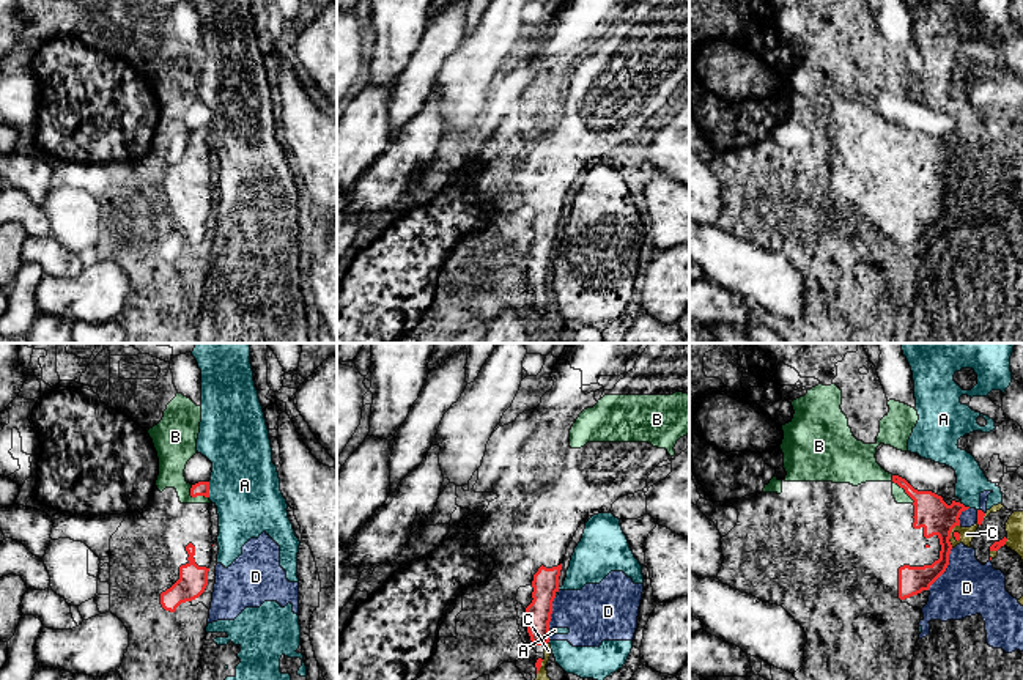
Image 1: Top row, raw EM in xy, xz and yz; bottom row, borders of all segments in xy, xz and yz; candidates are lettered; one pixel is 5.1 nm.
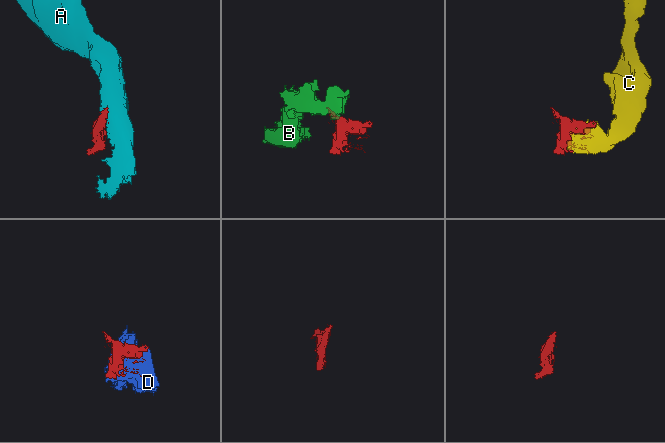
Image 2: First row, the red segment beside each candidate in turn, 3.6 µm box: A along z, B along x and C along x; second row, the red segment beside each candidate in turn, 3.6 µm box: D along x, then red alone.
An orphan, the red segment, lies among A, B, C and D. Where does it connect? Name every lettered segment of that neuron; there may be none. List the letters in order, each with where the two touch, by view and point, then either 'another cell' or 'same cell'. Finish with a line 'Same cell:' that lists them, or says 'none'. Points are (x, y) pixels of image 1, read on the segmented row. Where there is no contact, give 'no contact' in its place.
A: meets red in xy at (208, 490); another cell
B: meets red in yz at (902, 487); same cell
C: meets red in yz at (954, 535); same cell
D: meets red in yz at (946, 567); another cell
Same cell: B, C

